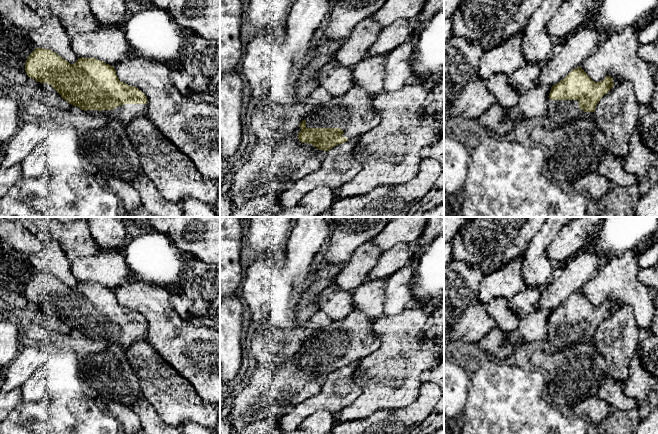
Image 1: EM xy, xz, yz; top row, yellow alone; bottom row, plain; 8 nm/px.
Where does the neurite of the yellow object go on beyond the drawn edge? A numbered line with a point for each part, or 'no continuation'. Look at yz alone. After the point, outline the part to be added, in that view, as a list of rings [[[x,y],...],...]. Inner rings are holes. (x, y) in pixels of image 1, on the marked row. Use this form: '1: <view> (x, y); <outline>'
1: yz (560, 113); [[[547,99],[547,122],[550,128],[568,126],[580,118],[591,118],[593,112],[584,112],[579,108],[578,100],[551,100]]]

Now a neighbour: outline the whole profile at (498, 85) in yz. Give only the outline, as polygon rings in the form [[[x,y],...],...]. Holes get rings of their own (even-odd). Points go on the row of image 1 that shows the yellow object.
[[[497,73],[491,75],[486,81],[488,91],[505,110],[509,110],[519,102],[519,93],[509,83],[510,75]]]

